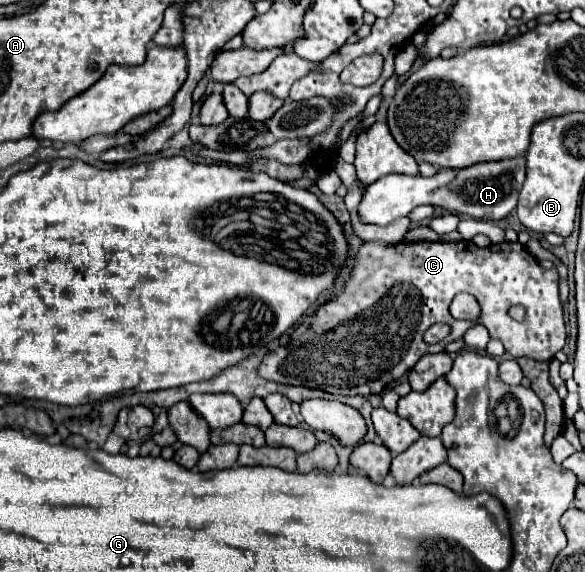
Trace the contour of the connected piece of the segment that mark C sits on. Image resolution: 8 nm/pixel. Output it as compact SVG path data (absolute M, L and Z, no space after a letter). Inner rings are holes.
M383 241L363 243L357 253L357 263L351 277L345 281L345 291L335 295L329 303L319 307L319 311L307 317L291 335L291 343L281 347L275 353L269 353L261 367L259 375L285 383L285 385L307 385L319 387L329 393L339 395L373 395L383 391L391 381L397 381L405 375L421 355L445 351L445 345L463 337L471 327L471 321L459 321L449 313L449 305L457 293L473 295L481 305L479 323L483 323L493 339L499 339L505 345L505 351L511 357L529 357L535 361L551 361L553 355L565 345L565 321L563 321L563 303L559 297L559 275L557 269L543 269L537 259L525 251L521 243L497 243L489 247L477 247L473 241L457 243L397 243L389 245ZM511 305L525 307L525 319L519 323L509 317L507 309ZM447 323L453 327L451 335L435 345L423 341L423 333L435 325Z

